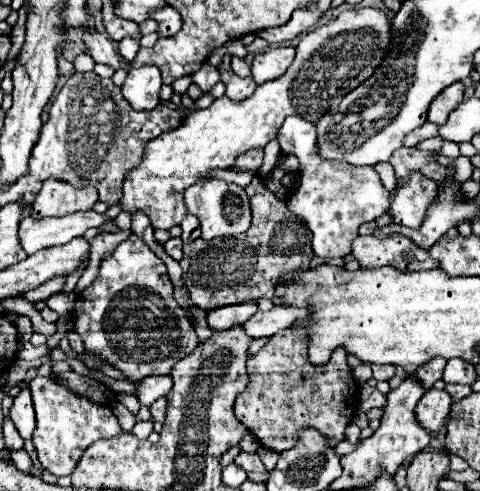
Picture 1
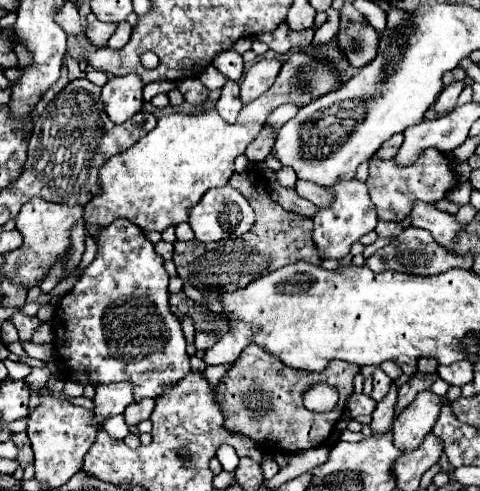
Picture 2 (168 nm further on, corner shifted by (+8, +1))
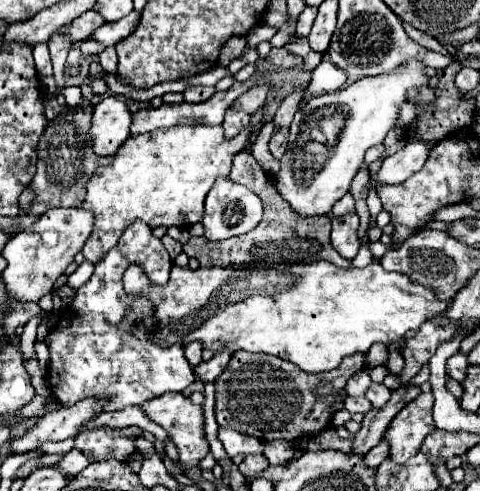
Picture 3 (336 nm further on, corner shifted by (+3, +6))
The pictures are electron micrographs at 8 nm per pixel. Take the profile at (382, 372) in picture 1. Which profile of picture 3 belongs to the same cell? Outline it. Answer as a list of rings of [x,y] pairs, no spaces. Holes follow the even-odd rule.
[[[373,382],[373,384],[369,386],[369,390],[367,390],[365,396],[369,398],[369,402],[373,402],[375,408],[381,408],[381,406],[389,400],[391,390],[389,390],[385,384],[377,384],[377,382]]]

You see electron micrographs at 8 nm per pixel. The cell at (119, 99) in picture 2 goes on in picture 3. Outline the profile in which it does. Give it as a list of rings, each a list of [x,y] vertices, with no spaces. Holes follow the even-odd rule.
[[[103,94],[101,102],[95,104],[93,112],[93,150],[97,150],[97,154],[101,156],[115,154],[131,134],[131,116],[133,114],[121,96]]]

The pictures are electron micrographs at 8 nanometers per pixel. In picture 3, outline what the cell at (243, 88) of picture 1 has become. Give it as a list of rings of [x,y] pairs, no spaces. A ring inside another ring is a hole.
[[[227,108],[225,120],[223,120],[225,136],[237,136],[247,124],[249,124],[249,114],[245,114],[241,110],[235,110],[235,108]]]

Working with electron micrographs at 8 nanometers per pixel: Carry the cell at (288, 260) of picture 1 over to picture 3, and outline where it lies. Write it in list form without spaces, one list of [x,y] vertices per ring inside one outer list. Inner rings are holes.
[[[243,150],[243,154],[237,154],[233,160],[233,168],[229,178],[237,184],[247,186],[253,190],[261,202],[263,202],[263,220],[247,234],[223,240],[223,242],[209,242],[203,236],[191,236],[189,242],[183,244],[183,252],[189,258],[195,258],[199,266],[219,266],[219,268],[249,268],[249,266],[275,266],[275,264],[291,264],[291,262],[317,262],[317,260],[327,260],[339,268],[351,268],[351,262],[345,260],[339,252],[333,250],[329,242],[329,232],[331,232],[331,220],[329,216],[301,216],[297,214],[289,202],[281,198],[281,194],[275,188],[273,178],[261,170],[257,160]]]

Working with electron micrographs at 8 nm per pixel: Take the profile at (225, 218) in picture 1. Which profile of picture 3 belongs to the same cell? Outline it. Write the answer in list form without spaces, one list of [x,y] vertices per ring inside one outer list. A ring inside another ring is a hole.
[[[217,178],[213,188],[209,190],[205,198],[205,238],[207,240],[227,240],[233,236],[241,236],[249,230],[253,230],[263,218],[263,204],[257,194],[253,194],[249,188],[233,182],[231,178]]]

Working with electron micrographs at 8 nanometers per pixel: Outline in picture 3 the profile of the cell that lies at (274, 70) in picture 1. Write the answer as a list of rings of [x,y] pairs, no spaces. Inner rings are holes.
[[[259,82],[259,84],[255,84],[253,88],[249,88],[245,94],[241,94],[241,96],[237,98],[237,102],[233,104],[233,108],[235,108],[235,110],[243,110],[243,112],[247,112],[247,114],[253,114],[259,106],[265,104],[269,90],[271,90],[271,86],[269,86],[267,82]]]

